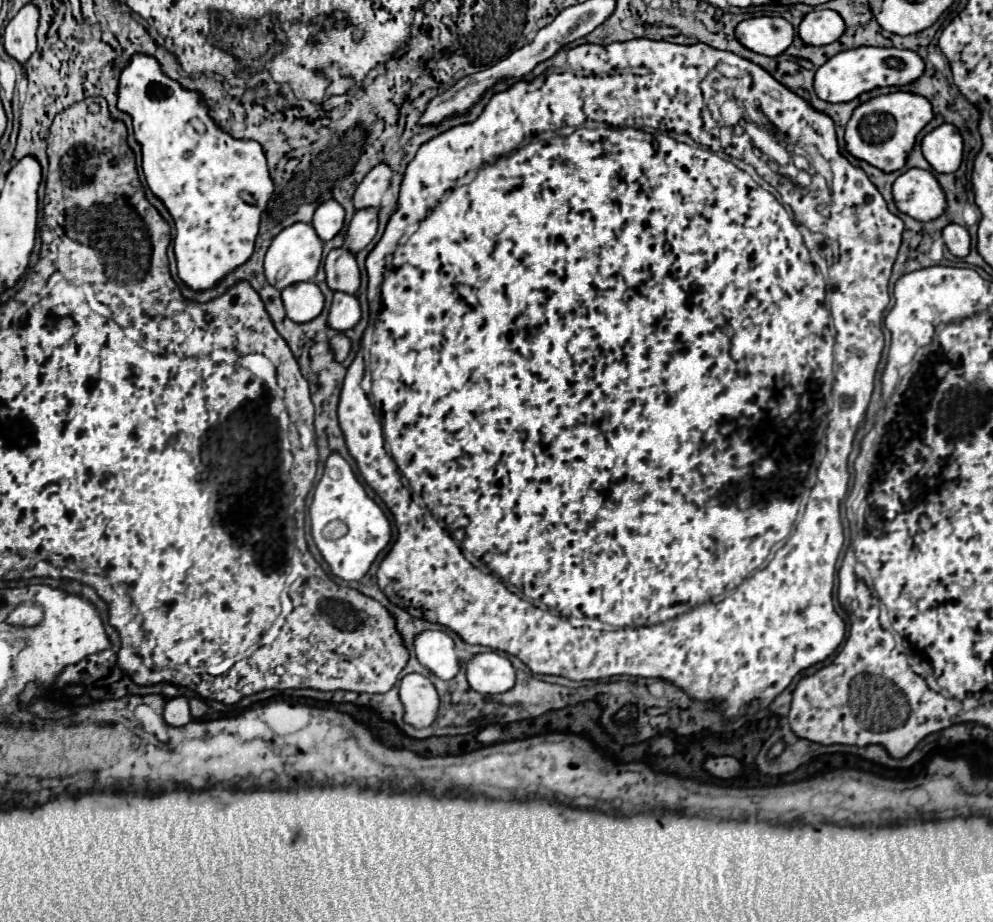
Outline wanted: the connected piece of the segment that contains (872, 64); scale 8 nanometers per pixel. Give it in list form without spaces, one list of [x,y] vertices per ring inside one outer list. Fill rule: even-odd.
[[[858,47],[840,51],[832,59],[828,59],[814,77],[814,91],[822,101],[828,103],[846,103],[856,99],[858,95],[872,91],[876,87],[890,87],[890,85],[910,85],[918,81],[924,73],[924,59],[914,51],[902,51],[894,47]]]

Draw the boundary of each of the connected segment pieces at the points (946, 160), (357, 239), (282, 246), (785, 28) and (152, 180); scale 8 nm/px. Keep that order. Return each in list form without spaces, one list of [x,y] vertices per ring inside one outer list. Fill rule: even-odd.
[[[944,123],[928,133],[922,143],[922,153],[936,173],[954,173],[962,163],[964,141],[954,125]]]
[[[378,207],[358,209],[348,227],[346,247],[352,249],[352,253],[358,253],[360,249],[364,249],[374,239],[376,225],[378,225]]]
[[[294,223],[272,239],[272,245],[268,247],[268,253],[264,259],[266,279],[270,285],[276,285],[278,289],[284,289],[300,281],[312,281],[316,277],[320,261],[322,261],[322,241],[320,237],[316,237],[316,231],[312,229],[312,225]]]
[[[756,17],[738,23],[736,39],[754,53],[776,57],[792,45],[794,29],[784,17]]]
[[[136,53],[120,71],[118,79],[118,109],[132,117],[134,139],[142,147],[142,171],[148,189],[164,203],[176,223],[176,265],[178,277],[192,291],[206,291],[216,287],[228,273],[244,265],[254,253],[260,219],[274,193],[274,181],[268,173],[266,155],[256,141],[234,139],[208,115],[208,105],[202,95],[184,89],[178,81],[164,75],[154,57]]]

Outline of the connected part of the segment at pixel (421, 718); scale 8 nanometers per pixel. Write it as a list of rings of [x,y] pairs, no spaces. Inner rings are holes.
[[[410,673],[400,681],[400,699],[406,709],[404,721],[414,727],[430,727],[440,715],[438,691],[420,673]]]

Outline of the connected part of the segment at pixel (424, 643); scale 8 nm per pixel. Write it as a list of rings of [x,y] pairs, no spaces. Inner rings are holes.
[[[424,631],[416,637],[416,655],[436,677],[452,679],[460,669],[456,645],[444,631]]]

